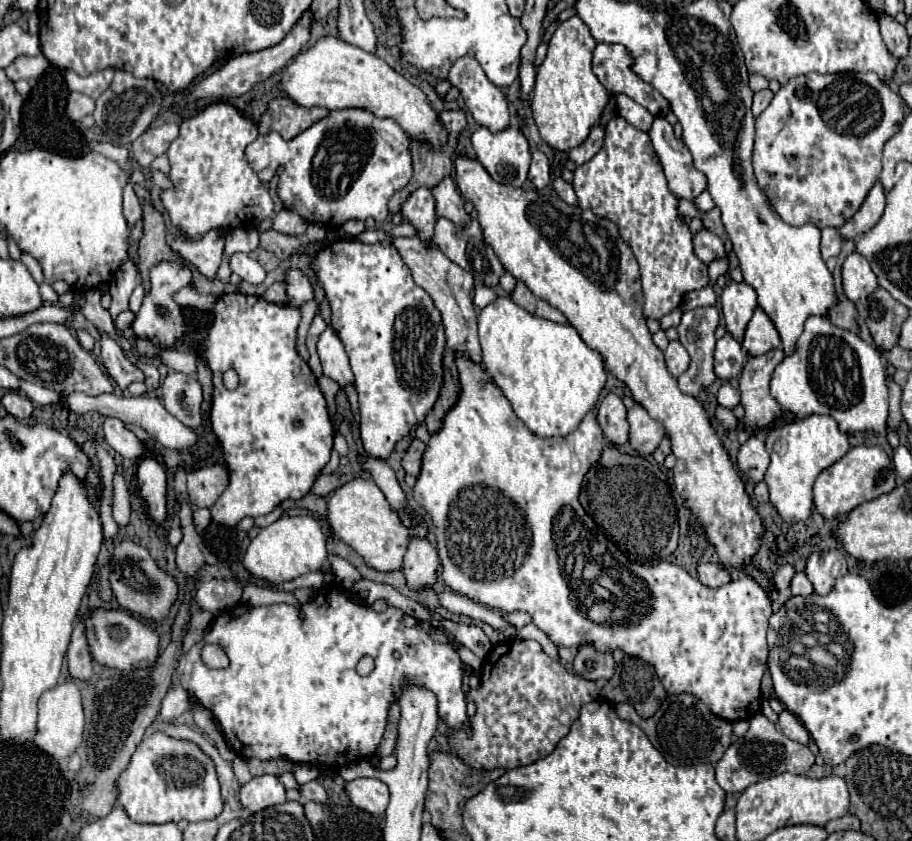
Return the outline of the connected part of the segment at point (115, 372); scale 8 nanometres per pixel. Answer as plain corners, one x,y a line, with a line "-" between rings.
102,334
102,362
120,390
126,390
134,380
144,380
142,370
138,370
132,362
128,362
120,346
104,334

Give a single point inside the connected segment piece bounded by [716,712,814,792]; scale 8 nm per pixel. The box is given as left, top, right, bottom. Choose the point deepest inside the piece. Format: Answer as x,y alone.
764,752

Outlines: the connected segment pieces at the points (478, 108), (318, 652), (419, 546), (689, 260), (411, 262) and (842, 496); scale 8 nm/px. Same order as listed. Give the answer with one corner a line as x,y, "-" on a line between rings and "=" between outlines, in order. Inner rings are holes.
460,58
454,62
448,80
452,86
460,88
468,110
478,126
492,132
500,132
510,122
510,112
506,98
498,86
494,86
480,64
474,58
=
340,586
322,588
320,596
304,604
302,610
306,614
304,620
298,616
298,608
288,604
260,608
250,604
234,606
218,614
206,636
178,660
176,674
180,684
216,716
228,744
238,756
290,760
296,764
332,764
334,768
364,760
376,752
384,734
388,706
400,696
404,680
436,694
438,716
450,728
460,728
468,718
462,692
462,660
452,646
430,638
432,626
428,622
422,622
420,628
406,628
402,624
402,610
390,606
386,612
376,614
370,606
354,602
-
204,644
222,646
230,658
230,666
226,670
206,668
200,660
-
366,654
374,658
376,668
370,676
358,676
356,664
=
412,538
408,552
404,556
404,576
406,586
422,592
436,584
440,570
440,558
436,548
426,538
=
614,116
606,126
606,138
602,150
586,164
578,166
574,172
574,192
578,196
578,206
582,210
592,210
600,218
612,220
620,236
636,254
642,274
642,290
644,290
644,318
660,320
668,312
680,306
682,298
698,288
708,286
708,268
700,262
692,250
692,234
684,216
678,212
678,198
668,190
668,182
664,178
660,160
656,158
656,150
652,150
652,142
648,132
636,130
636,126
628,124
622,116
=
394,238
394,246
398,248
404,262
410,266
414,282
422,286
434,298
436,308
442,312
446,338
448,338
448,350
452,354
466,356
476,364
482,364
482,352
480,352
478,328
476,328
476,310
470,298
472,274
468,274
464,268
450,262
436,246
420,242
420,238
=
854,446
848,450
846,456
842,456
836,464
826,468
814,482
814,504
816,510
832,520
838,516
848,514
856,506
870,502
878,498
880,494
890,492
896,486
894,482
894,466
890,456
880,446

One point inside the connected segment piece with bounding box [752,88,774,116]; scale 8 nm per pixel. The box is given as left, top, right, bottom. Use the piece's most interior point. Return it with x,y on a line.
761,99

